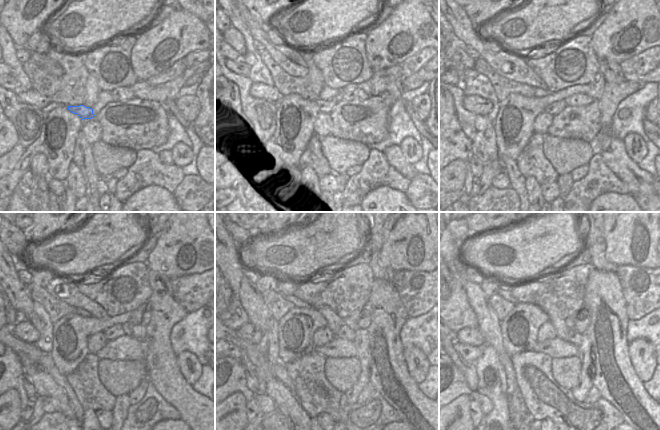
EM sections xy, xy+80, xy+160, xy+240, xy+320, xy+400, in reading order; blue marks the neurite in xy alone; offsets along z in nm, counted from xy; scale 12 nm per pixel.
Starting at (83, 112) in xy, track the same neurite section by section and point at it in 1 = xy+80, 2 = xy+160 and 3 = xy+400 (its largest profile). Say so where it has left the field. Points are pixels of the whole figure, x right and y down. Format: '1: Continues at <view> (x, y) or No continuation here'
1: Continues at xy+80 (326, 107)
2: Continues at xy+160 (556, 107)
3: Continues at xy+400 (574, 337)

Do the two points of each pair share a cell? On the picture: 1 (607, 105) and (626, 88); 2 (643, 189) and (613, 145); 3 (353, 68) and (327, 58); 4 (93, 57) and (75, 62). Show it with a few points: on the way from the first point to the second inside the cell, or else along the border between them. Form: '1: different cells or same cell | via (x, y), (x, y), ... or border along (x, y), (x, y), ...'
1: same cell | via (612, 100), (621, 91)
2: same cell | via (634, 178), (617, 161), (615, 156)
3: same cell | via (347, 64), (333, 61)
4: different cells | border along (83, 54), (84, 66), (89, 73)

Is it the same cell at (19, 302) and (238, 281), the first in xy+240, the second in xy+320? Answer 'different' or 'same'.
same

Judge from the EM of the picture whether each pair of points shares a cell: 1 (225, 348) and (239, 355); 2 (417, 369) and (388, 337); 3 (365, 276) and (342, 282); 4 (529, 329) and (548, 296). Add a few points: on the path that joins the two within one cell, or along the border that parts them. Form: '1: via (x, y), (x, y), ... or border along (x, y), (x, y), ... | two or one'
1: via (228, 350), (236, 352) | one
2: border along (403, 350), (407, 371), (412, 377) | two
3: via (359, 279), (356, 282), (348, 282) | one
4: border along (518, 302), (531, 302), (540, 307), (549, 316) | two

